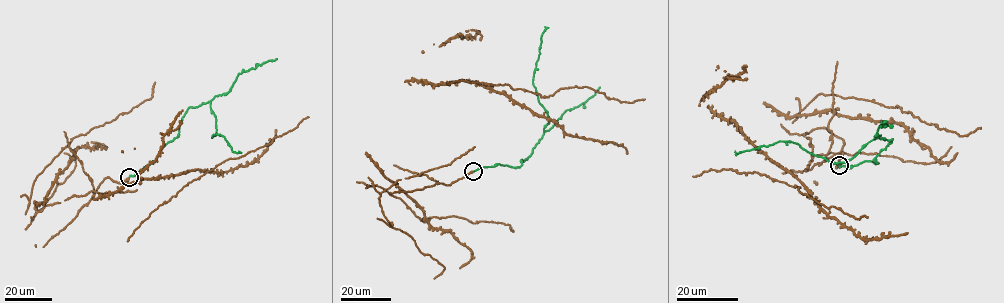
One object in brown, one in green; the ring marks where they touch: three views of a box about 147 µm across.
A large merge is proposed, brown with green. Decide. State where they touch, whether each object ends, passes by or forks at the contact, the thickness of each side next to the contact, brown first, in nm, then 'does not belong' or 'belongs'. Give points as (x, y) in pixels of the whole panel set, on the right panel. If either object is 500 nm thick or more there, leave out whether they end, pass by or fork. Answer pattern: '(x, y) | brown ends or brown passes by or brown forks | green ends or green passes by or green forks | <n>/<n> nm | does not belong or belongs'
(839, 165) | brown ends | green ends | 300/200 nm | belongs

